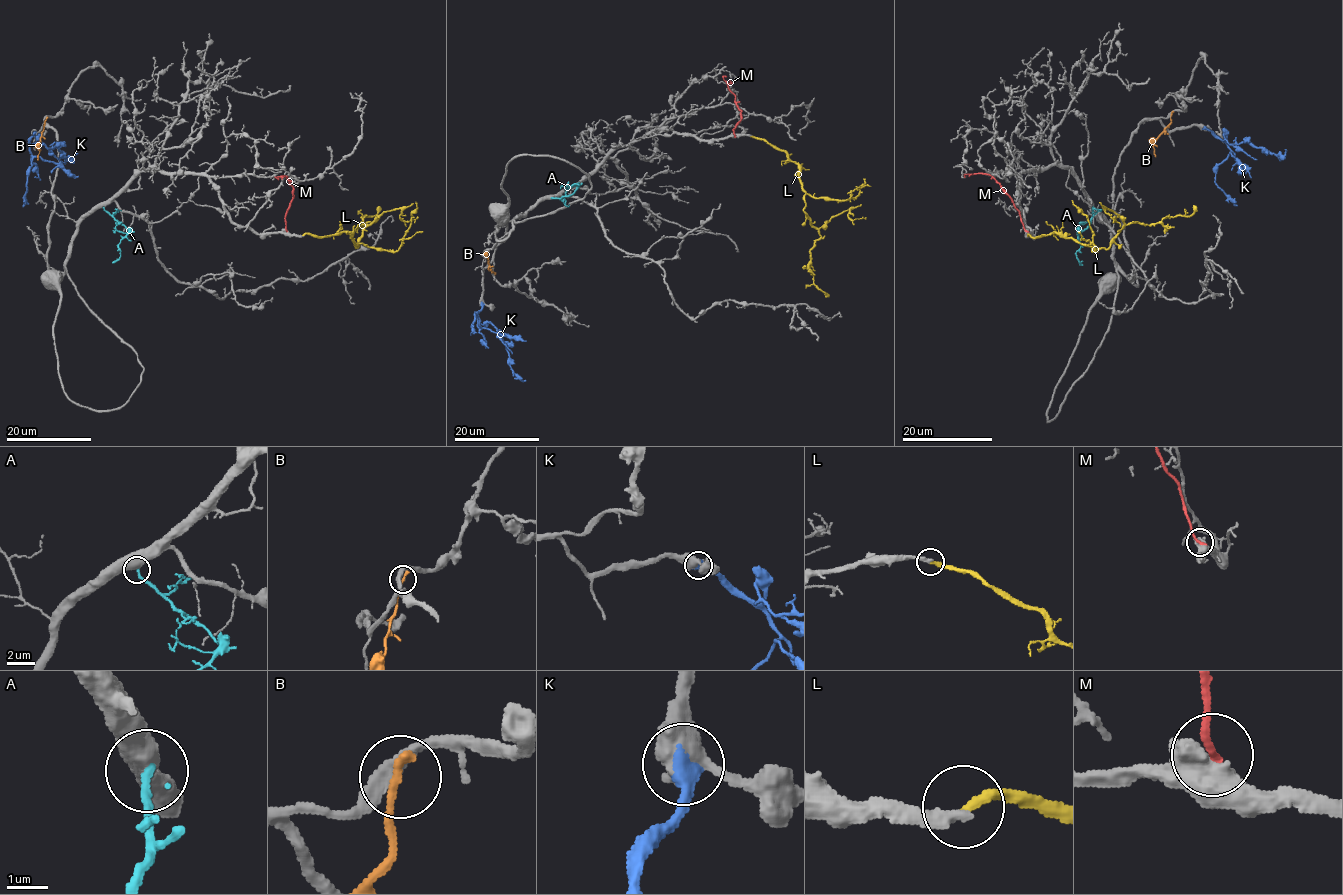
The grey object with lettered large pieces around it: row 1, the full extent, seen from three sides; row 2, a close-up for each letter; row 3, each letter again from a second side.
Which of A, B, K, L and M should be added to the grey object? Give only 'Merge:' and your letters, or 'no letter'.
Merge: K, L

